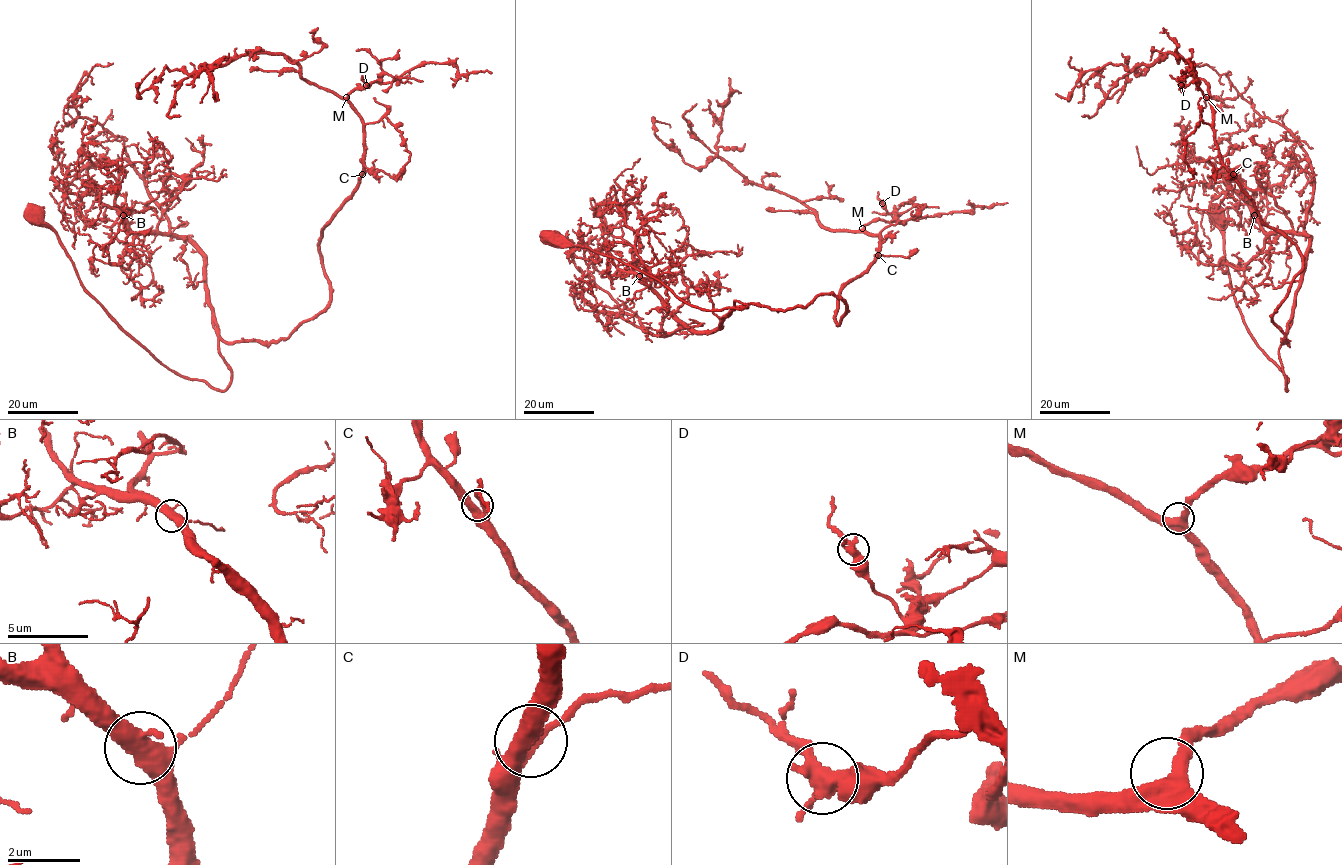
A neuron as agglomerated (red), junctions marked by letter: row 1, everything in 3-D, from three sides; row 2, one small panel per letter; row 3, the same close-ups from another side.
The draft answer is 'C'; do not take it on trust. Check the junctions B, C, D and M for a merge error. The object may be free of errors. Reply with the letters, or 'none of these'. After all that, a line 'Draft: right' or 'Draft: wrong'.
none of these
Draft: wrong

